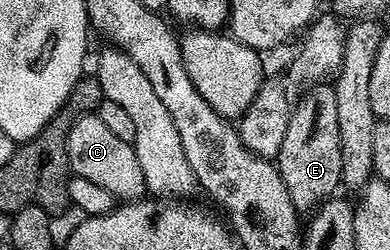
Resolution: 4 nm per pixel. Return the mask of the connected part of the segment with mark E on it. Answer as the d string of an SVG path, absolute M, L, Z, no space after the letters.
M325 82L309 87L292 111L290 126L286 126L286 138L282 138L282 150L274 161L290 190L290 202L297 212L311 214L333 195L342 181L342 150L338 142L338 106L334 102L335 87Z

